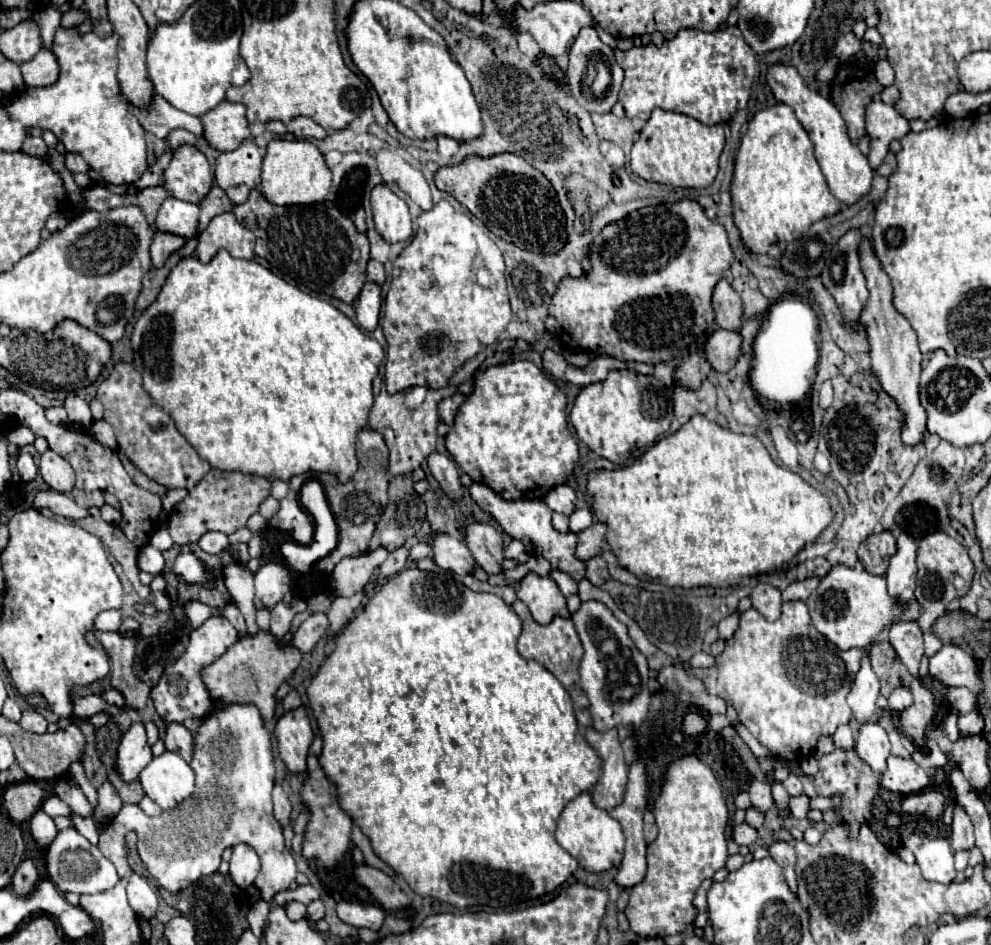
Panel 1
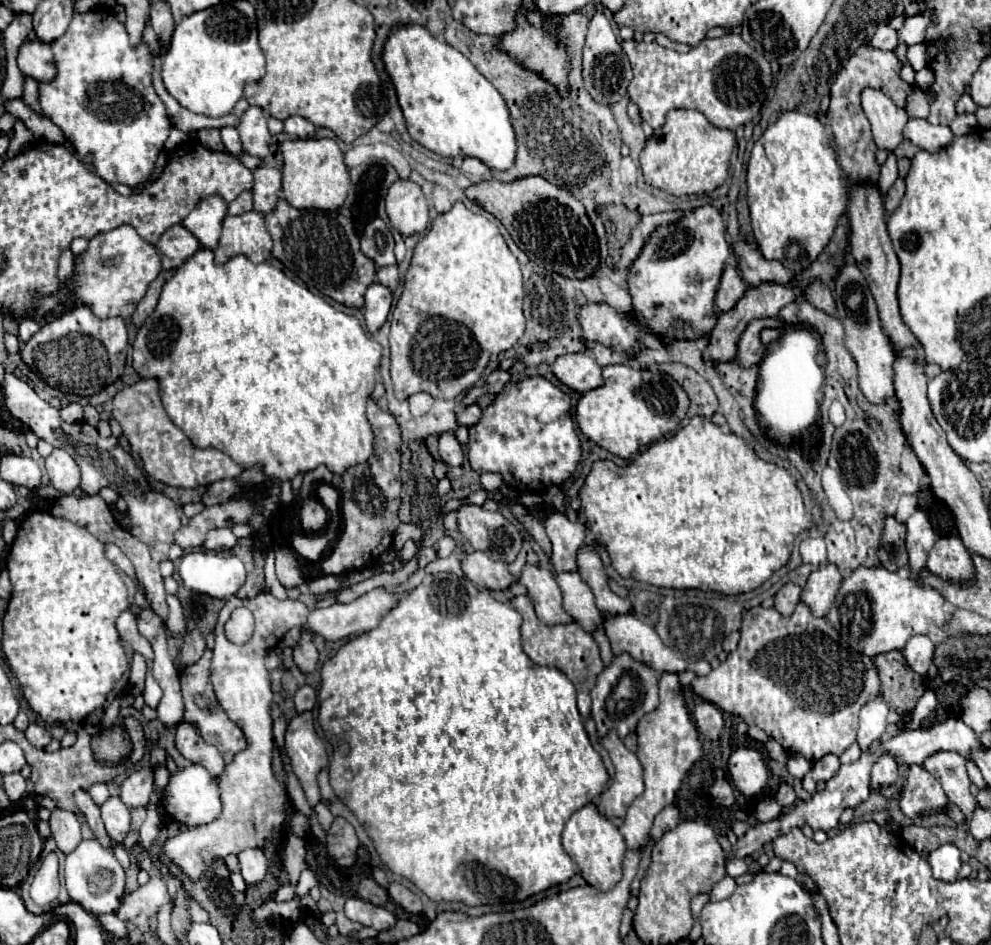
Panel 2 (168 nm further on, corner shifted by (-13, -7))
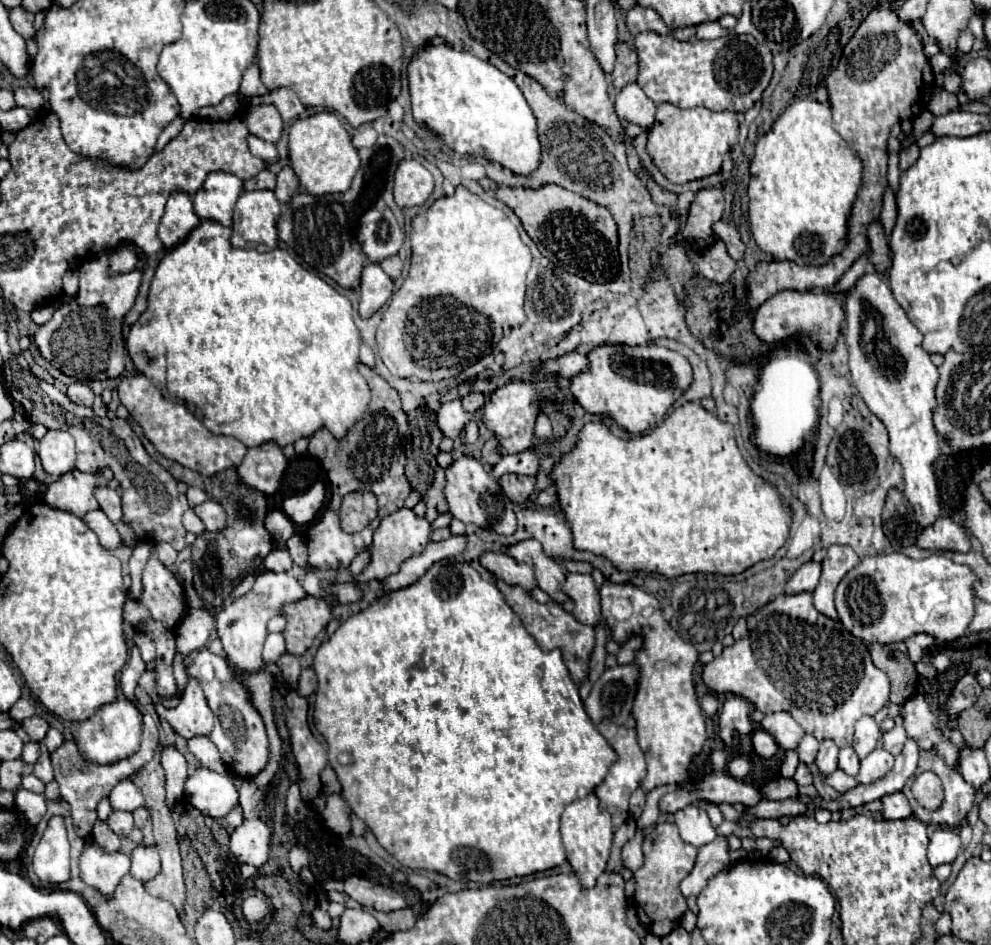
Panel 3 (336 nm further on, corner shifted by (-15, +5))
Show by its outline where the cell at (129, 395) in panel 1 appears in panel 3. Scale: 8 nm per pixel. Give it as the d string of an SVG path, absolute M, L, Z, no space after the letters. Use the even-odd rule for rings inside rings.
M134 374L134 376L122 378L118 384L118 398L120 398L122 406L126 406L130 416L142 426L146 438L154 444L154 448L162 456L166 456L194 472L200 472L204 476L212 476L216 472L238 466L248 450L240 440L236 440L232 436L214 436L210 430L206 430L202 426L200 420L194 418L194 414L186 406L166 400L162 396L160 388L156 384L152 384L144 374Z

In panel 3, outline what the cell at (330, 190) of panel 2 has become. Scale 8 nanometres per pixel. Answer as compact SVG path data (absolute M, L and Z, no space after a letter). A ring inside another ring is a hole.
M318 112L314 116L296 120L288 132L288 150L290 166L300 182L300 188L314 196L346 192L360 166L358 150L352 146L346 128L332 112Z

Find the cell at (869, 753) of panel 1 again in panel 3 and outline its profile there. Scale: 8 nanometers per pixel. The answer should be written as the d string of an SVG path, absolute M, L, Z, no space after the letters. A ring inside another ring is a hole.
M876 748L860 762L860 772L858 772L856 780L860 784L874 782L874 780L882 778L884 774L888 774L888 770L892 770L892 766L894 766L894 756L884 748Z

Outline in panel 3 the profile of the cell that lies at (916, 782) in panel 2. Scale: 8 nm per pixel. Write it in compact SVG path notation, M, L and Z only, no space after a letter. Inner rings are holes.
M922 750L920 752L920 762L918 762L916 776L926 772L926 770L938 774L938 778L942 780L944 800L942 800L940 808L926 810L926 808L922 808L916 802L916 798L910 792L910 788L904 788L902 794L908 798L914 816L918 820L926 822L926 824L958 826L966 818L968 810L974 804L974 788L964 782L964 778L960 776L958 770L948 770L948 766L944 766L944 762L940 762L940 758L936 758L936 754L928 754L926 750Z

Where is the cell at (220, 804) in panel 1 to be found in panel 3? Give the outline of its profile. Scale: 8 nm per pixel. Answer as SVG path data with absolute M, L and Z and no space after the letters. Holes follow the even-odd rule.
M264 572L256 578L254 586L250 588L250 592L246 592L244 596L240 596L238 600L234 600L232 604L228 604L216 618L216 632L220 632L220 640L224 646L224 658L226 664L232 672L232 676L236 678L236 682L244 688L246 696L250 698L250 690L244 684L242 676L248 674L256 674L260 670L264 670L264 658L262 658L262 648L264 648L264 640L268 634L268 620L272 616L284 614L284 606L292 604L292 602L300 602L302 598L306 598L306 590L302 588L302 584L292 578L290 574L282 572L282 574L274 574L274 572Z

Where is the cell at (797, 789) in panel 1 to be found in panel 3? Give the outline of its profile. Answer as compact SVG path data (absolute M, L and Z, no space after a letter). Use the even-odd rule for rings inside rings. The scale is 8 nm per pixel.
M824 740L820 744L818 756L816 756L816 766L822 774L832 774L838 768L838 752L840 752L840 748L832 740Z

